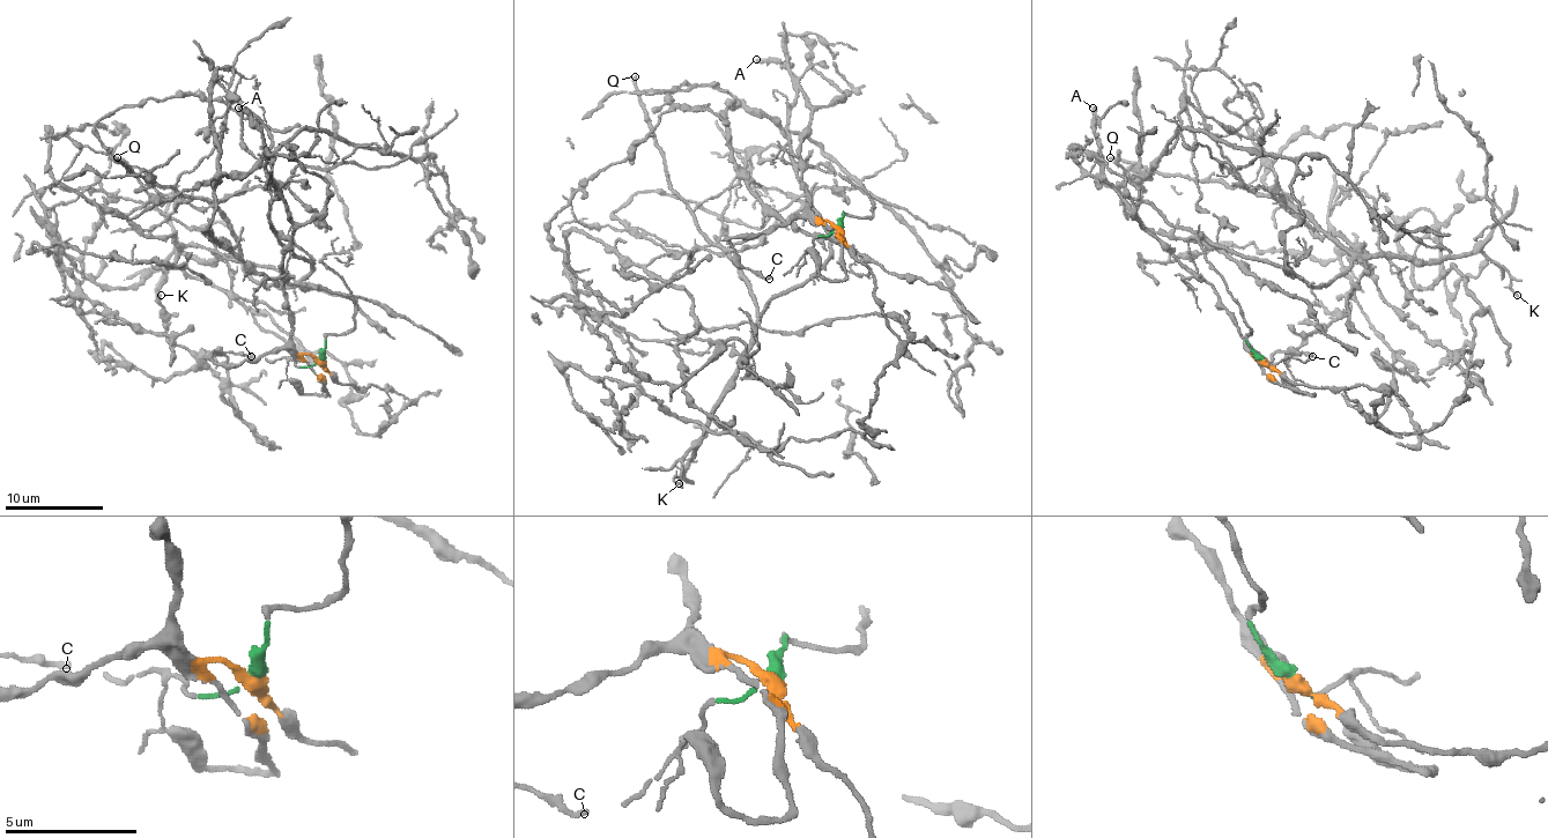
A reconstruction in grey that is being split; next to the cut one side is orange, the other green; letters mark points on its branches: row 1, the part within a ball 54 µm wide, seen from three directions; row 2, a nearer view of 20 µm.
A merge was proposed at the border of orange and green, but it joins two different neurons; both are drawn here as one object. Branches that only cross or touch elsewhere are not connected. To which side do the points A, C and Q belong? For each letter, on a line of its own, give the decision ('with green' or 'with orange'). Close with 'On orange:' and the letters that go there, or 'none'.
A: with orange
C: with orange
Q: with green
On orange: A, C

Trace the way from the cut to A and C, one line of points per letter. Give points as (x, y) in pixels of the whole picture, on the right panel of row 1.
A: (1261, 360), (1214, 289), (1143, 225), (1104, 176), (1104, 156), (1100, 151), (1091, 108)
C: (1261, 360), (1251, 350), (1268, 364), (1275, 353), (1305, 353), (1312, 357)

